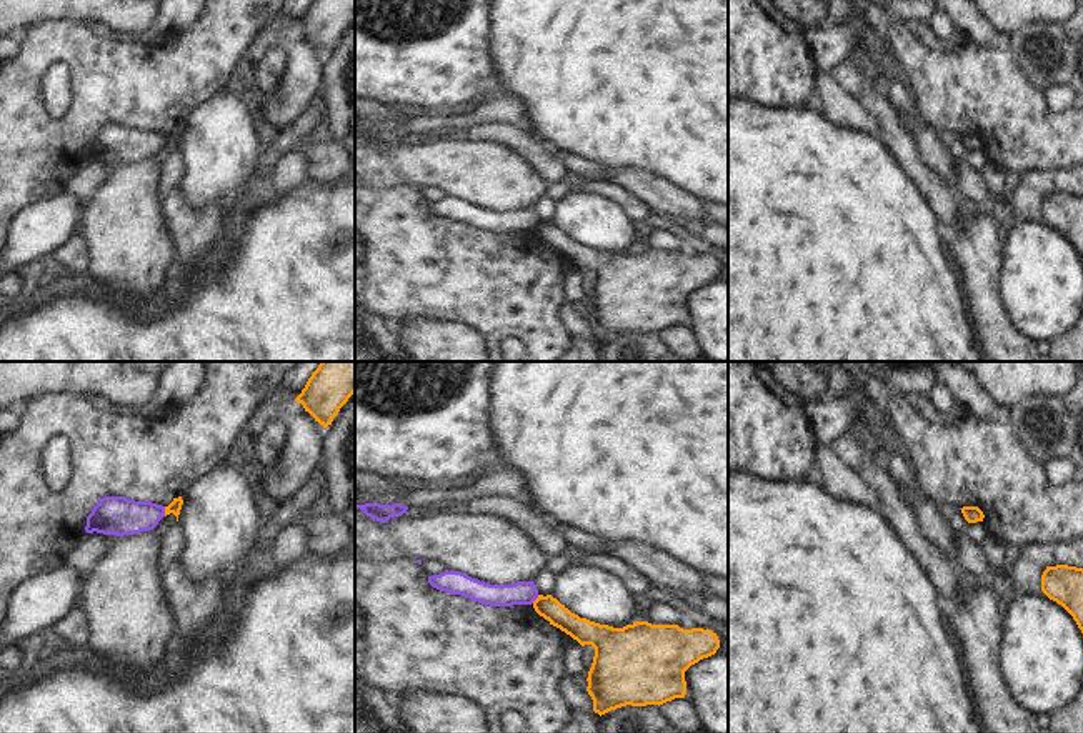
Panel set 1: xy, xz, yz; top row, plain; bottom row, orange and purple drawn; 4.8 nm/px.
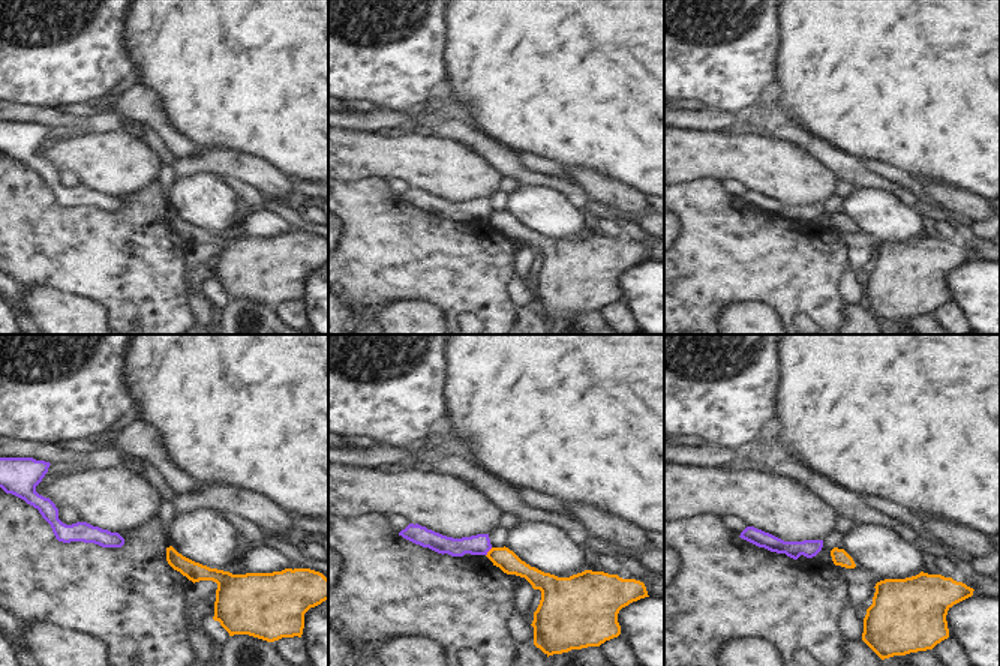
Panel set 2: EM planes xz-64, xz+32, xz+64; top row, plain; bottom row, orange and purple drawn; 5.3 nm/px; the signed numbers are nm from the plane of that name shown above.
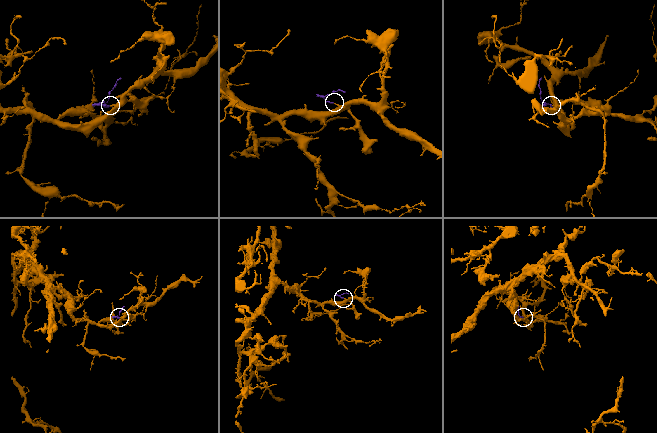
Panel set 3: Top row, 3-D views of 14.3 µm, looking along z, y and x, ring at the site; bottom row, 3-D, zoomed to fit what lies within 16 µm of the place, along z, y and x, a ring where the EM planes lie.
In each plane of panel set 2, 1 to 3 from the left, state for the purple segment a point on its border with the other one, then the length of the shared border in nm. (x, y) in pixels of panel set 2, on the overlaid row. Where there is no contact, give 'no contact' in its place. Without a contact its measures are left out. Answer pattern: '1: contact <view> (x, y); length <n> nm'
1: no contact
2: contact xz+32 (488, 552); length 60 nm
3: no contact

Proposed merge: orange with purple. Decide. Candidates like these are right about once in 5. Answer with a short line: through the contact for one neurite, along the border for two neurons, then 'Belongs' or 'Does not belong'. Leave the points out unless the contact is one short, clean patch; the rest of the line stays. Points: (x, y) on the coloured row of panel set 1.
Line: xy (164, 507), (165, 515). Does not belong

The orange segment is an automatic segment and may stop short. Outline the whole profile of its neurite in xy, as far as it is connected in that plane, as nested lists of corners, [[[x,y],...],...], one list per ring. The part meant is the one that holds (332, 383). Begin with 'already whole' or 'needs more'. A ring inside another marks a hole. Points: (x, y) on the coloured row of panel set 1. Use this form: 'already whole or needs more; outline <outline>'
already whole; outline [[[322,362],[295,398],[323,428],[355,393],[355,362]]]

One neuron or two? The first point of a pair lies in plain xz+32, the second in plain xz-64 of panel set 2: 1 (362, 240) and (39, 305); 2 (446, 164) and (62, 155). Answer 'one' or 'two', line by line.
1: two
2: one

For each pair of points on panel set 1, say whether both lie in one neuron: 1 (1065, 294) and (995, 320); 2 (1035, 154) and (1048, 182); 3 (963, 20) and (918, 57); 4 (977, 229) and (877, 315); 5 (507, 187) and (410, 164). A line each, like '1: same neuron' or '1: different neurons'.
1: different neurons
2: different neurons
3: different neurons
4: different neurons
5: same neuron

